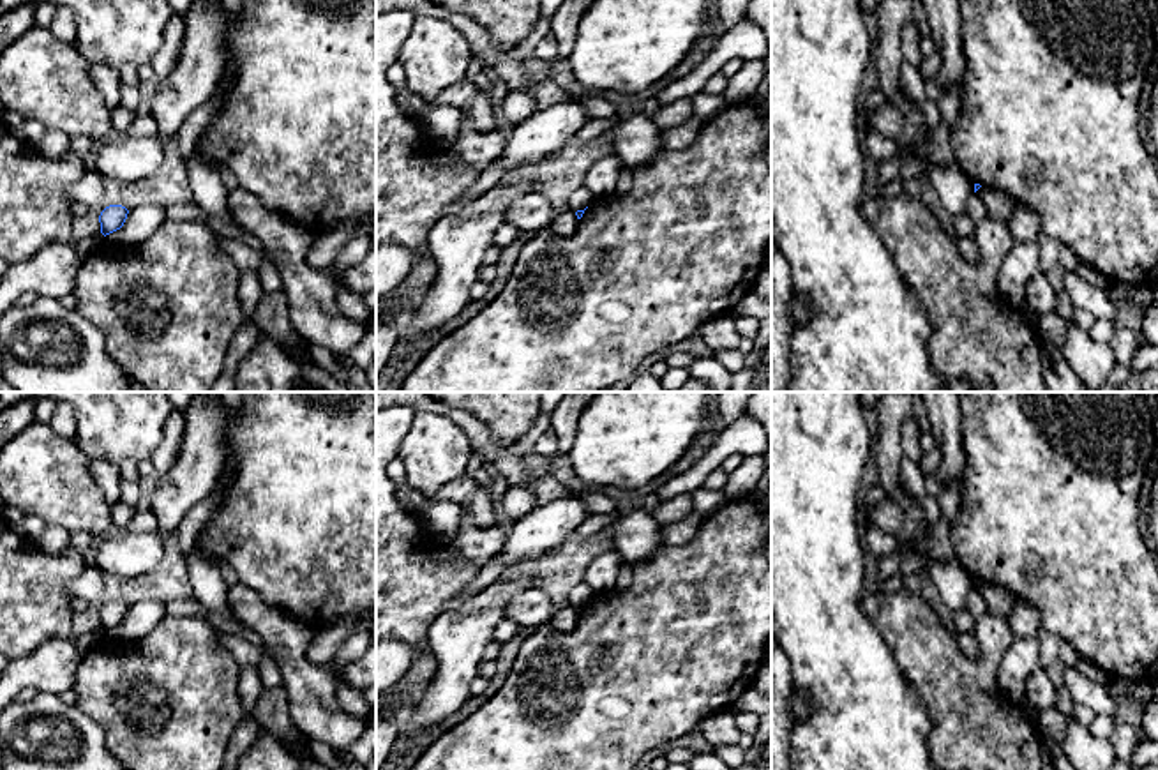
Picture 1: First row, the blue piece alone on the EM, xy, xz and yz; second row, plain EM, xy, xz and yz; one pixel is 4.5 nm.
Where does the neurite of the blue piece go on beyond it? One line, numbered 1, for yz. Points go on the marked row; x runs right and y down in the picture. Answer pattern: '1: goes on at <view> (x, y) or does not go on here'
1: does not go on here

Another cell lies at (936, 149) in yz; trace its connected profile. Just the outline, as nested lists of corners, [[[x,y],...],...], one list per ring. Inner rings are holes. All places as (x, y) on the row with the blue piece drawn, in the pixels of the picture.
[[[941,122],[936,131],[927,129],[925,140],[918,148],[900,147],[893,159],[879,164],[879,189],[899,177],[900,164],[909,154],[921,157],[927,164],[955,164],[950,127]]]

